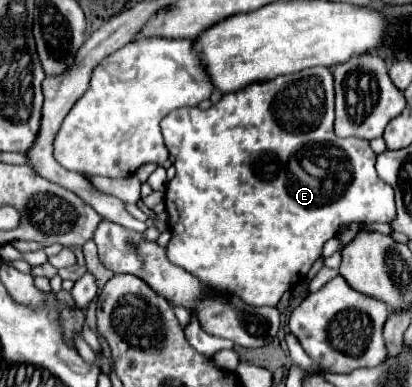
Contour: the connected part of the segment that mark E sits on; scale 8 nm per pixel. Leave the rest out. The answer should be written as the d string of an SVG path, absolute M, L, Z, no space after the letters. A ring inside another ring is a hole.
M307 68L307 70L301 70L297 74L289 74L289 76L277 76L275 80L269 80L269 82L255 82L255 84L249 84L247 88L243 88L241 92L235 92L235 94L225 94L217 104L213 104L211 108L207 110L201 110L201 108L179 108L179 110L173 110L169 112L163 120L161 120L161 134L163 134L163 140L165 140L165 146L169 150L169 154L173 156L173 164L177 168L177 174L175 178L167 184L167 192L165 192L165 210L169 214L169 228L171 228L171 240L169 244L165 246L167 250L167 256L169 256L169 262L171 264L177 264L181 268L185 268L191 276L197 276L197 280L201 284L207 284L209 290L213 292L219 292L219 294L231 294L231 296L237 296L241 300L245 300L245 304L249 306L277 306L277 302L281 300L281 296L291 290L295 284L299 284L301 280L305 280L311 264L321 256L321 250L323 250L323 244L333 238L337 234L337 230L347 224L347 222L393 222L395 220L395 200L393 200L393 188L389 184L385 184L377 172L375 172L375 152L371 150L369 142L367 140L359 140L359 138L337 138L333 134L333 76L331 76L331 70L329 68Z

